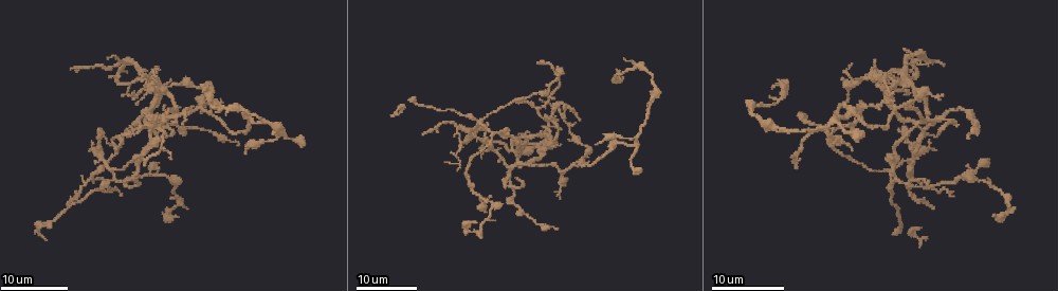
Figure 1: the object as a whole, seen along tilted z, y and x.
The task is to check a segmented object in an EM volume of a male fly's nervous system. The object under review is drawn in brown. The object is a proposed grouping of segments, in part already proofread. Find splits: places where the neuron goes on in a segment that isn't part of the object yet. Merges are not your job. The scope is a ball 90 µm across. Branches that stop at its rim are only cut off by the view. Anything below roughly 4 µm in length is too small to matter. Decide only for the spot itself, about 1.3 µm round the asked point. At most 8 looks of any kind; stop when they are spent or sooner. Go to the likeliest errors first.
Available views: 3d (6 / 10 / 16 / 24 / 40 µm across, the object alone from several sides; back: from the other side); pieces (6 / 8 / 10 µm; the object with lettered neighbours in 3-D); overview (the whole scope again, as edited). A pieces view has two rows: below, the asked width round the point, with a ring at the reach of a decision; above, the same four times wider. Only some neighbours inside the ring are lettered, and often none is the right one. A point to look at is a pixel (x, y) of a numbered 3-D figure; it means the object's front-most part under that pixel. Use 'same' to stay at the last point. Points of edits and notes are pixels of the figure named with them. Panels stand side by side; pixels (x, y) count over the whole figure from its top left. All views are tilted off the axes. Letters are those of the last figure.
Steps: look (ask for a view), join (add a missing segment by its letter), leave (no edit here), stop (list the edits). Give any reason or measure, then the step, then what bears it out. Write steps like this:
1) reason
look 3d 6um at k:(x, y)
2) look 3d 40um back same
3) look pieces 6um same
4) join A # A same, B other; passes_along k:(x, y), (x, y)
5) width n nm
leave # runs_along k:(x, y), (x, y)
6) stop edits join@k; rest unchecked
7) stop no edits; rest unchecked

thin end
look 3d 24um at 1:(992, 217)

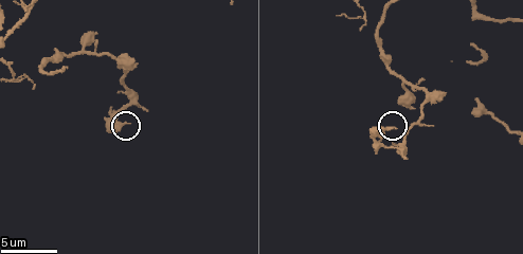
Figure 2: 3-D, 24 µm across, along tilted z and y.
look pieces 8um at 2:(128, 123)

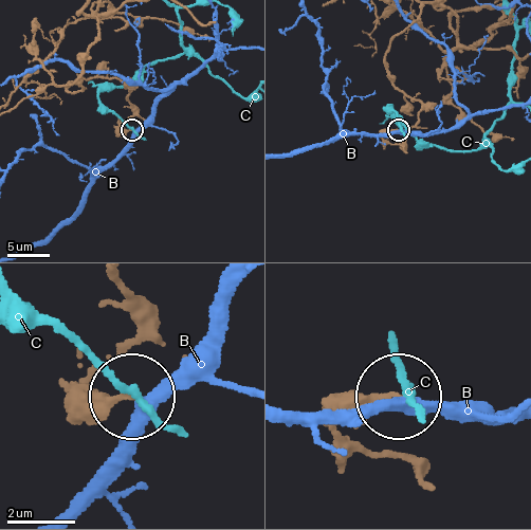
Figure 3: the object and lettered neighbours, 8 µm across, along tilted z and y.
leave # B other, C other; none of them fits

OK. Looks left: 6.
free end
look 3d 6um at 2:(472, 43)

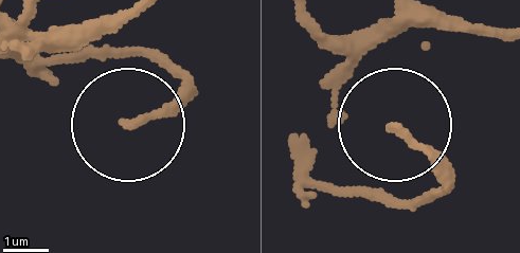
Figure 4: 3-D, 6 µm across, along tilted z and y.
look pieces 8um at 4:(392, 125)

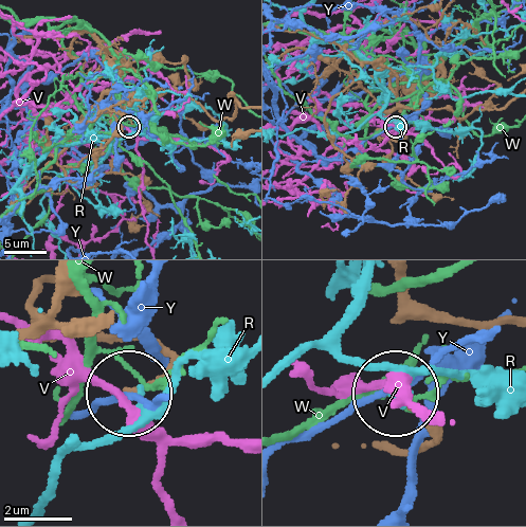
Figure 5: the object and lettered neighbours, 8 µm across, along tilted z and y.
leave # R other, V other, W other, Y other; no lettered segment goes on from it

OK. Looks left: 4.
free end
look 3d 16um at 1:(934, 209)

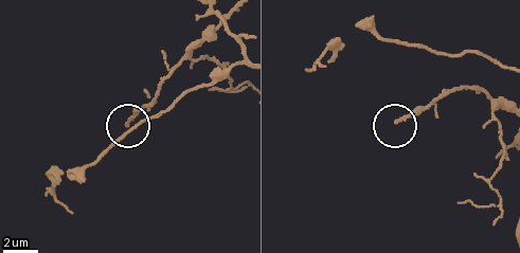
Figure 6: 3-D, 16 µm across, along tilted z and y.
look pieces 8um at 6:(396, 119)

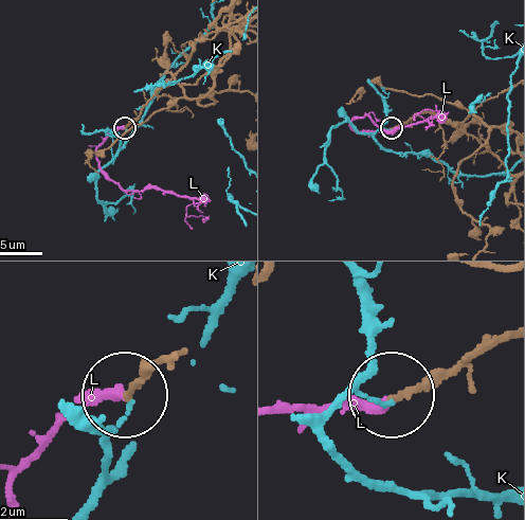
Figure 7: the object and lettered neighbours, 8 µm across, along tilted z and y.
join L # K other, L same; it goes on there

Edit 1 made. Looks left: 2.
free end
look 3d 24um at 1:(193, 108)

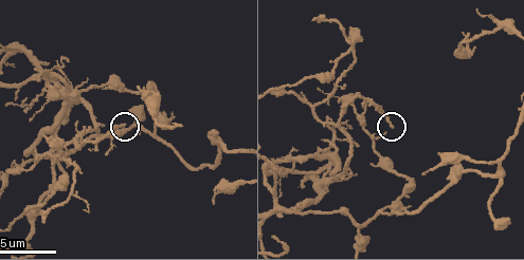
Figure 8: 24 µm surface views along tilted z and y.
what lies round it
look pieces 6um at 8:(391, 124)

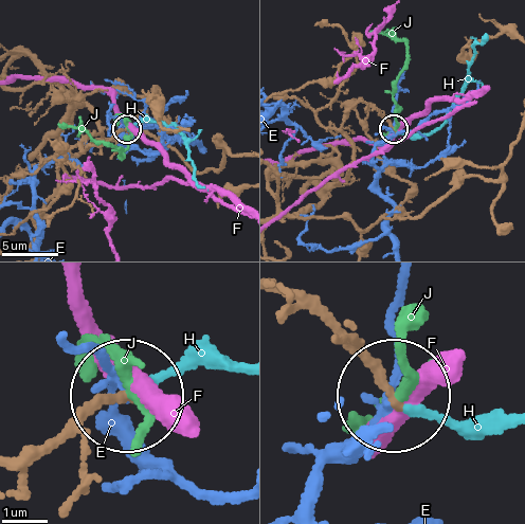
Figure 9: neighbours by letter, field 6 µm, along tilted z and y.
join H # E other, F other, H same, J other; passes_along 9:(92, 146), (145, 121), (177, 125), (199, 184); it goes on there

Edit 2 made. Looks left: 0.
stop edits join@7, join@9; rest unchecked

